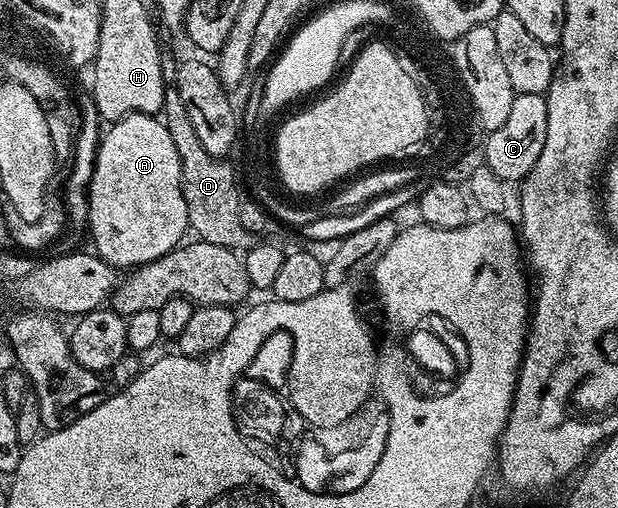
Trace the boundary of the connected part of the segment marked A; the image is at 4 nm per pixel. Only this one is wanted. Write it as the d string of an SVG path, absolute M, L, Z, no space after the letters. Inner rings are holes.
M131 113L129 117L123 117L121 121L113 121L107 126L106 132L101 136L99 149L96 155L96 164L93 167L93 177L89 184L88 201L89 213L87 222L87 232L92 232L92 245L96 256L106 263L116 266L117 270L128 271L137 265L145 265L162 255L169 253L185 240L184 232L189 232L188 212L186 211L186 199L182 195L180 180L182 171L180 170L180 160L178 151L174 148L174 139L170 139L170 131L164 126L163 120L159 116L151 113Z

